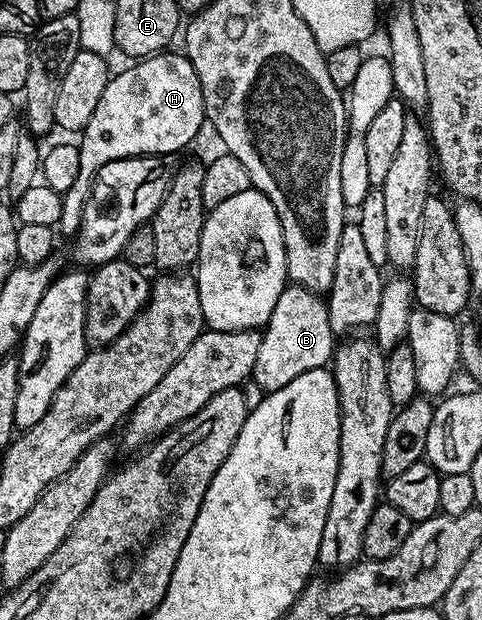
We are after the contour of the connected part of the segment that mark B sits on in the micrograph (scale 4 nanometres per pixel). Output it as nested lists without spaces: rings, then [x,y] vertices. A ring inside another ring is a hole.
[[[288,285],[272,309],[272,317],[262,331],[260,353],[256,353],[256,365],[252,383],[269,393],[284,389],[288,381],[296,381],[300,373],[308,373],[317,367],[326,367],[333,360],[336,336],[330,324],[330,309],[327,300],[317,291],[309,291],[297,285]]]

